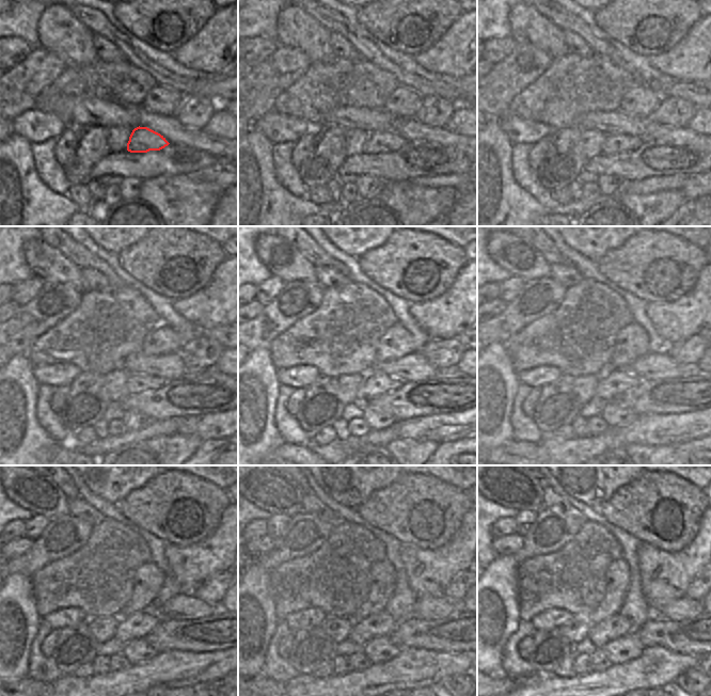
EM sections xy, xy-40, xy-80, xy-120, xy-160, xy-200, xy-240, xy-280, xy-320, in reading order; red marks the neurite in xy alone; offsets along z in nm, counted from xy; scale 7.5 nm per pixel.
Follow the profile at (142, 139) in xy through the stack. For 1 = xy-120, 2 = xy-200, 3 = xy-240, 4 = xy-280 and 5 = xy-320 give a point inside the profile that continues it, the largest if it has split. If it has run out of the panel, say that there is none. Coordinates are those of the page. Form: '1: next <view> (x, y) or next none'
1: next xy-120 (136, 383)
2: next xy-200 (614, 383)
3: next xy-240 (137, 626)
4: next xy-280 (380, 625)
5: next xy-320 (615, 627)

